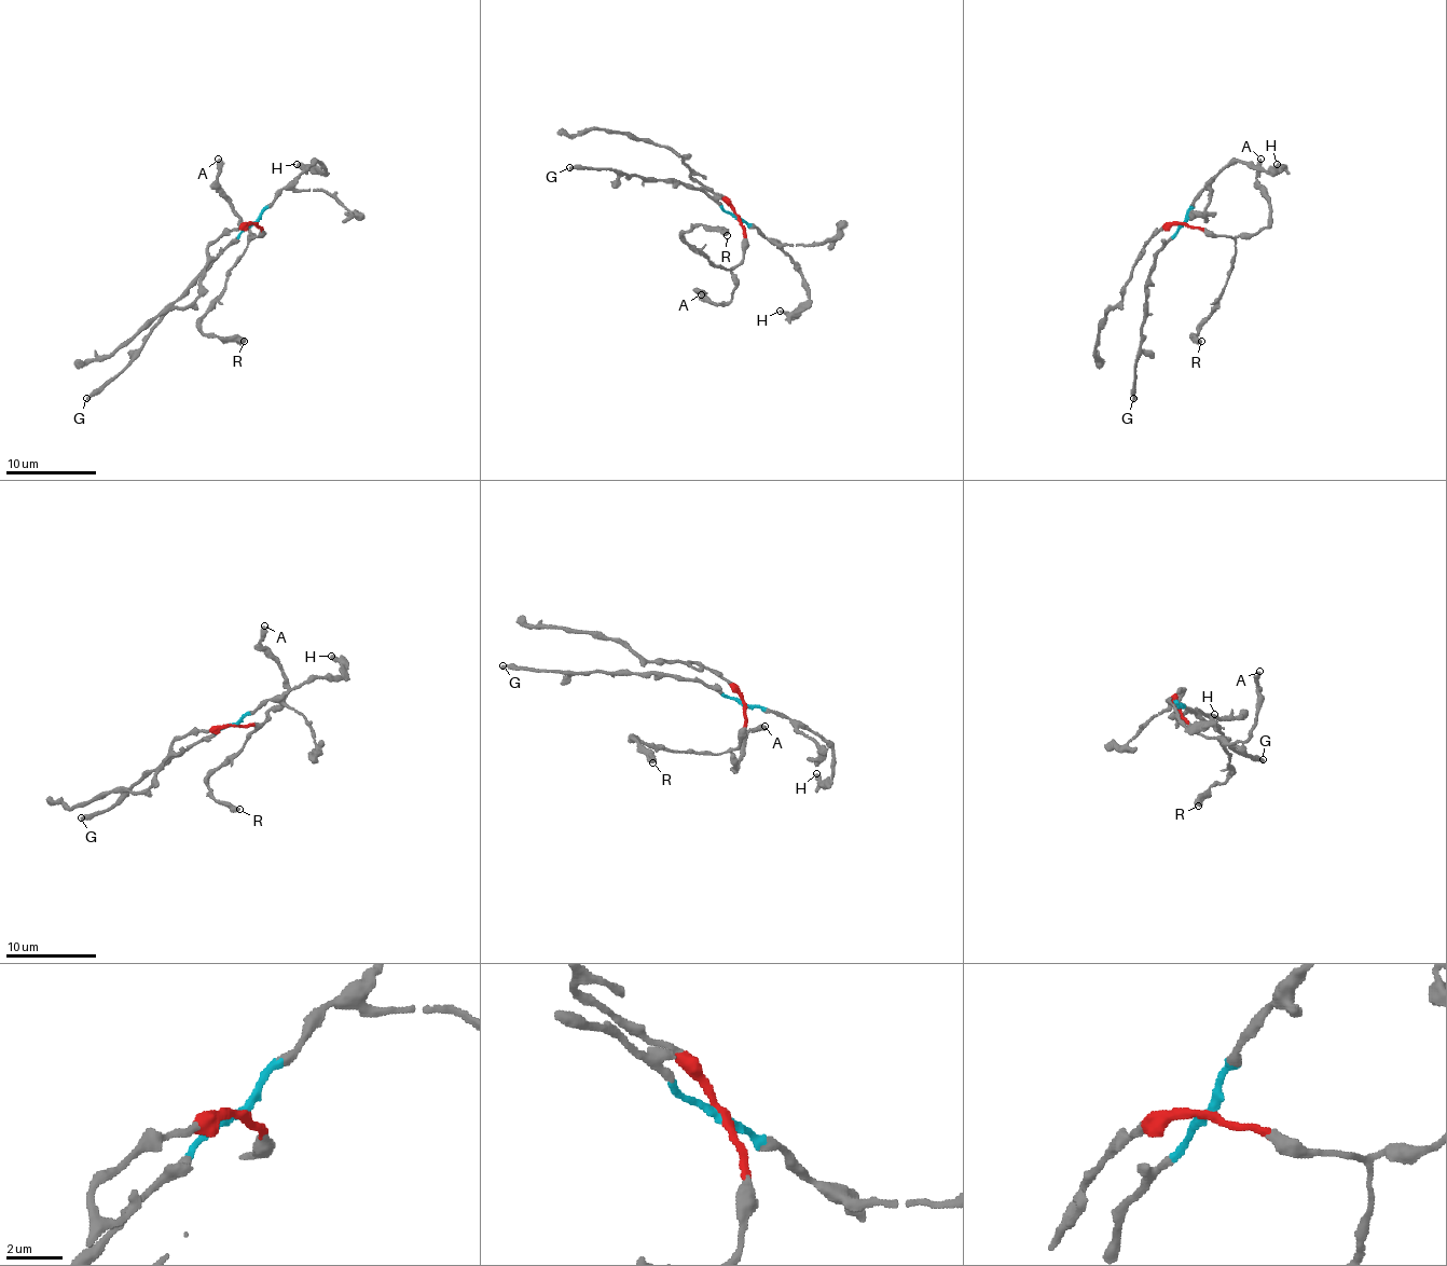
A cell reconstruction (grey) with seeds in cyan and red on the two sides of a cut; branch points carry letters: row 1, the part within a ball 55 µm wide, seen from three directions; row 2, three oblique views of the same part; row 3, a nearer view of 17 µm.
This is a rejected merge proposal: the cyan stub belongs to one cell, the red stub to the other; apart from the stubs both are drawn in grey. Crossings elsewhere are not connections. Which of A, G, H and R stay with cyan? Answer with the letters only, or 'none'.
G, H

